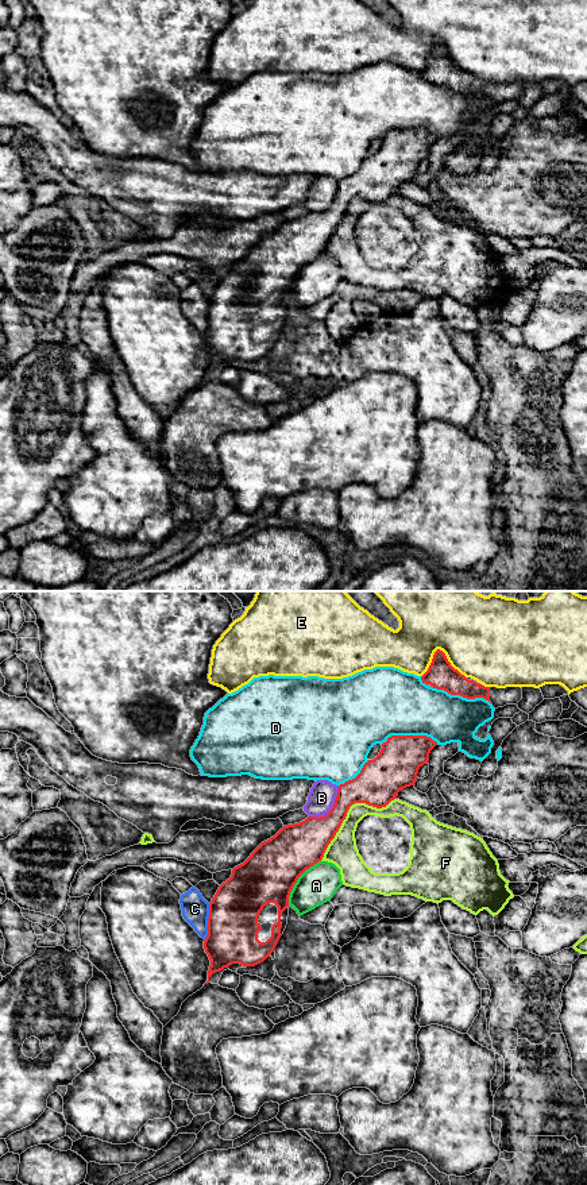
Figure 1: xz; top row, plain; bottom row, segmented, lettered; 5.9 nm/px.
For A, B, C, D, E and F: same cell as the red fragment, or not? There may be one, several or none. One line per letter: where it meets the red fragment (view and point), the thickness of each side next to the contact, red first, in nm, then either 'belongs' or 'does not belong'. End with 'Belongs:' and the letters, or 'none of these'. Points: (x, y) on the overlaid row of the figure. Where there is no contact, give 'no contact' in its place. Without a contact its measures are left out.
A: contact xz (296, 882); calibres 320 and 220 nm; does not belong
B: contact xz (332, 809); calibres 240 and 160 nm; does not belong
C: contact xz (208, 921); calibres 300 and 160 nm; does not belong
D: contact xz (462, 695); calibres 170 and 300 nm; does not belong
E: contact xz (441, 651); calibres 170 and 480 nm; does not belong
F: contact xz (347, 811); calibres 260 and 170 nm; does not belong
Belongs: none of these

